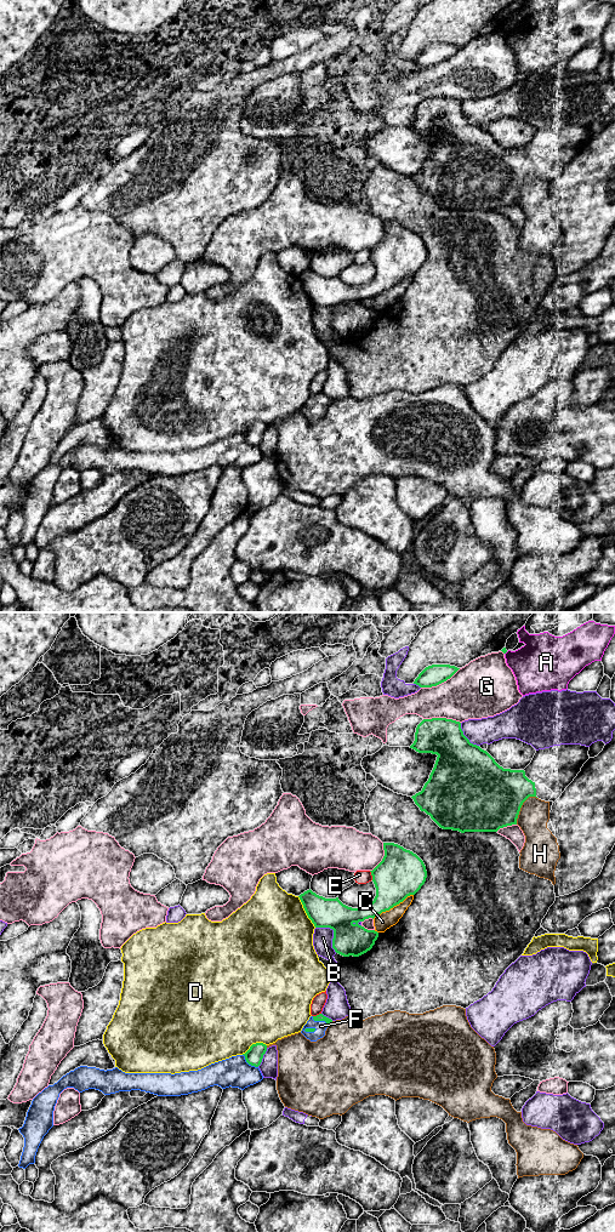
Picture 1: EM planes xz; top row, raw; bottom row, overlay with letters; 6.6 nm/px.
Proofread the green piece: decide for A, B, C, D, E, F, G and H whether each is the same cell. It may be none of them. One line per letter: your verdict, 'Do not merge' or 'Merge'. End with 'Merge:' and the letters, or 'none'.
A: Do not merge
B: Do not merge
C: Do not merge
D: Do not merge
E: Do not merge
F: Do not merge
G: Do not merge
H: Do not merge
Merge: none

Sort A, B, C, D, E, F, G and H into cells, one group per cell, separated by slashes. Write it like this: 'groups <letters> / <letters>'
groups A / B / C / D / E / F G / H

